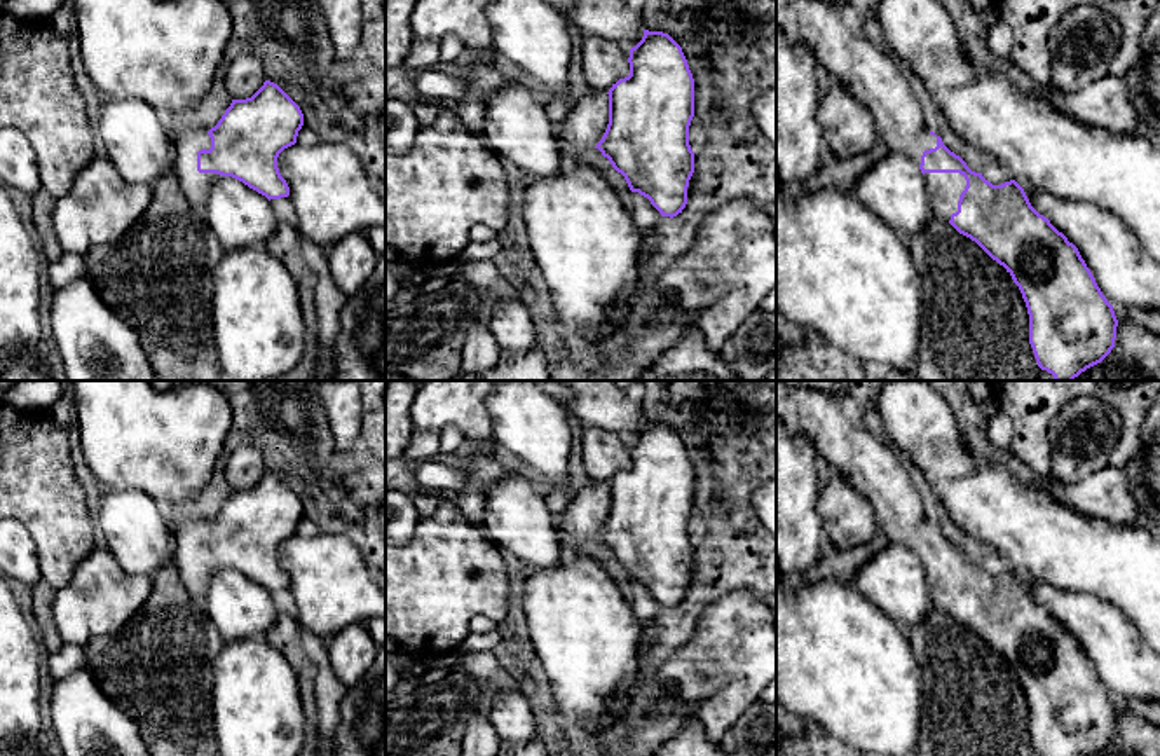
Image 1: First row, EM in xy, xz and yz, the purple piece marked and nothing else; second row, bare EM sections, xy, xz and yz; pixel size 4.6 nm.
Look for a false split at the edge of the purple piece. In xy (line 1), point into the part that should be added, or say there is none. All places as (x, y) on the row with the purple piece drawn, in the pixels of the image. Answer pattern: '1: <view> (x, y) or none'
1: xy (194, 185)

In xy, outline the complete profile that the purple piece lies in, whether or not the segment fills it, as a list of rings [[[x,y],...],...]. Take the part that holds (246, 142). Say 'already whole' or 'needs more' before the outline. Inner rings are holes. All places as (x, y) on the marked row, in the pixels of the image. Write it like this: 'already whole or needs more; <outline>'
needs more; [[[274,82],[246,100],[232,100],[209,131],[176,136],[174,173],[188,204],[202,211],[209,185],[232,176],[270,199],[290,196],[277,168],[279,154],[297,143],[304,126],[300,107]]]

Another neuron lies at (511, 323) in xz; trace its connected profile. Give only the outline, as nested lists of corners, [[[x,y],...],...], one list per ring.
[[[495,299],[488,328],[502,351],[525,353],[532,349],[542,328],[522,300]]]

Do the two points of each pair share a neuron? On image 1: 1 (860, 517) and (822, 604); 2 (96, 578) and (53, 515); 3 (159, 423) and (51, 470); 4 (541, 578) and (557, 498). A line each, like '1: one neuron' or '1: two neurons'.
1: two neurons
2: two neurons
3: two neurons
4: two neurons

